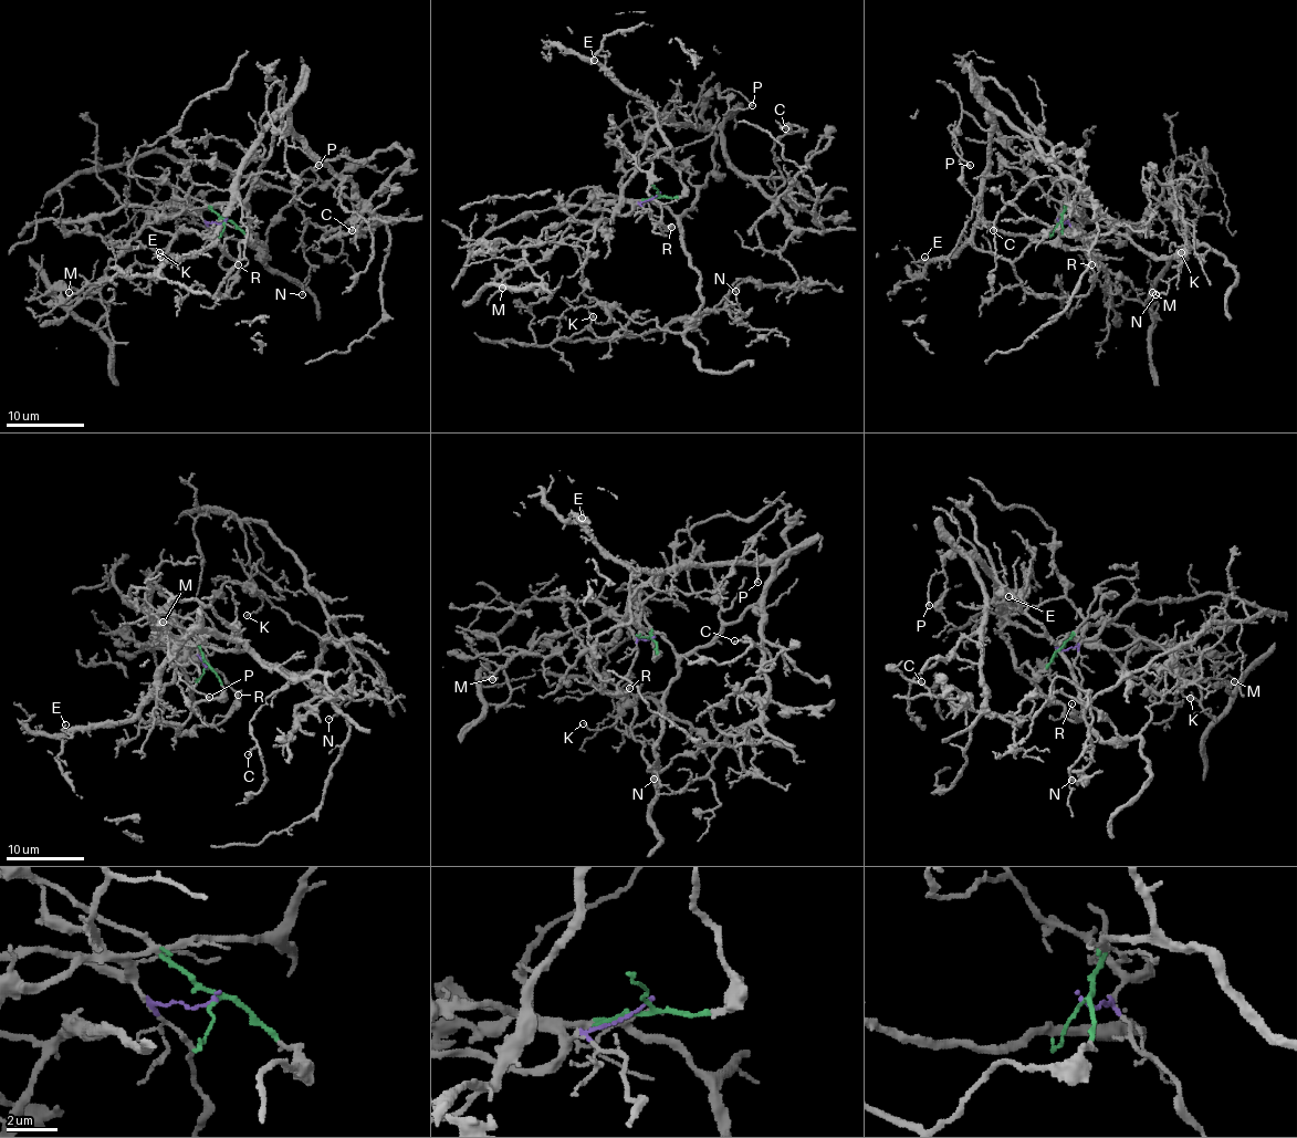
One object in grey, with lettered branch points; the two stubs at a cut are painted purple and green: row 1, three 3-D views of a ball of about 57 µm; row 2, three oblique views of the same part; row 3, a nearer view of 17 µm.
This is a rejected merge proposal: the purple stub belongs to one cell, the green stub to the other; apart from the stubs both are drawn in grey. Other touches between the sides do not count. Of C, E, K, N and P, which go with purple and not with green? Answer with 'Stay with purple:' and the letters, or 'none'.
Stay with purple: K, N

